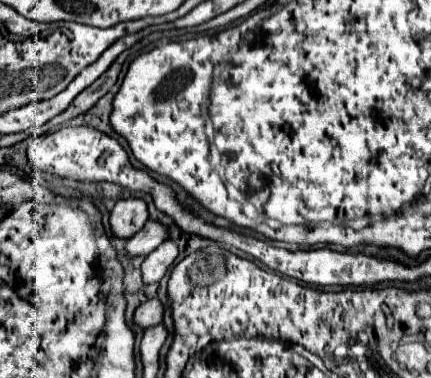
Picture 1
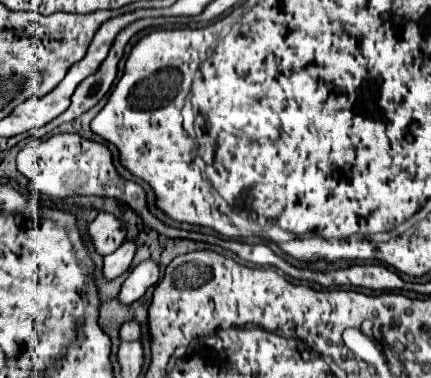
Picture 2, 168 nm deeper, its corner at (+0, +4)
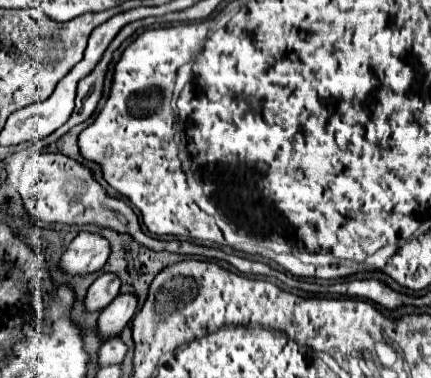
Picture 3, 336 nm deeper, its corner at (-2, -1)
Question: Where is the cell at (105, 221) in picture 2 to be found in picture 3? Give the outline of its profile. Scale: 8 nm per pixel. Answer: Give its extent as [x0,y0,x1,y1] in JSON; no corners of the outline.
[60,232,110,274]

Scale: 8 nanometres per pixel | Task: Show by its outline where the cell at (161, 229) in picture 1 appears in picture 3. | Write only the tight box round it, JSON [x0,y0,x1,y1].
[86,274,118,312]

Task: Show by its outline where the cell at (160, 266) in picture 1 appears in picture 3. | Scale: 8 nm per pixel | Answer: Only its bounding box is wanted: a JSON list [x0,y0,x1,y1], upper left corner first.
[98,294,138,340]

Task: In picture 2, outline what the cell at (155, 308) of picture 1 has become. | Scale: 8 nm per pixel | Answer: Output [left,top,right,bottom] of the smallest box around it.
[120,321,140,341]

